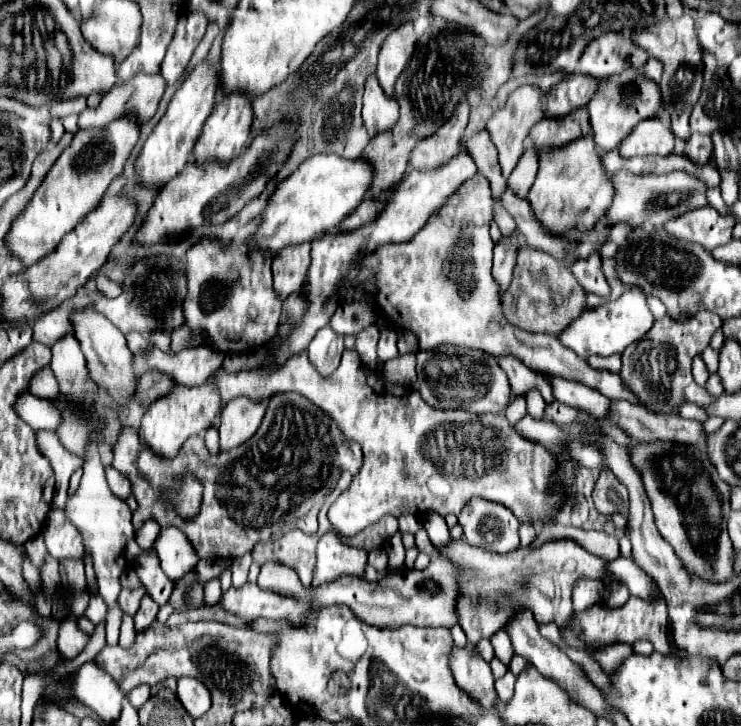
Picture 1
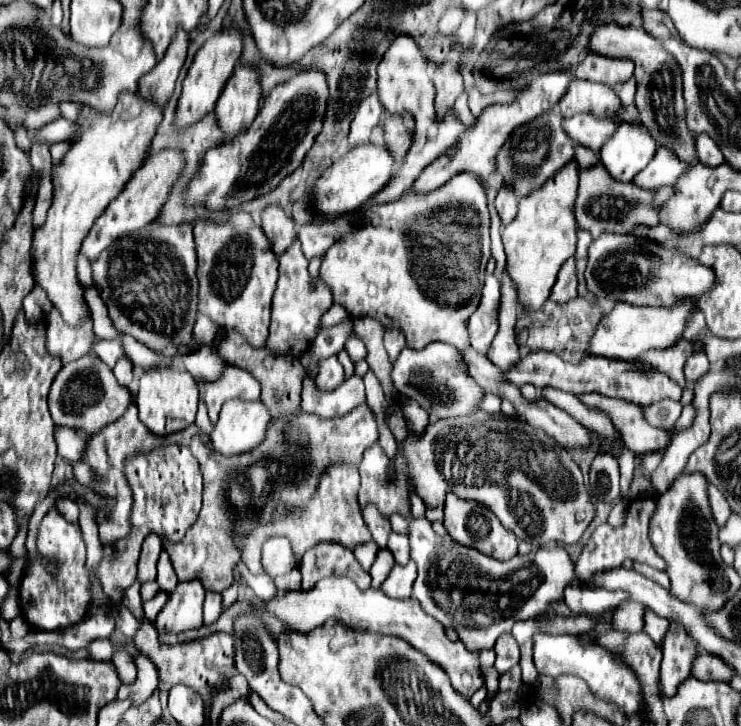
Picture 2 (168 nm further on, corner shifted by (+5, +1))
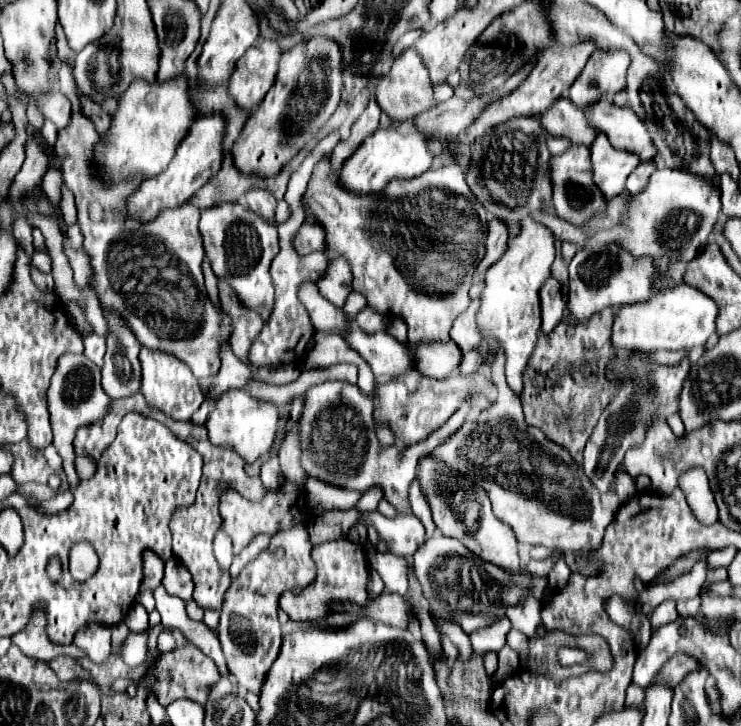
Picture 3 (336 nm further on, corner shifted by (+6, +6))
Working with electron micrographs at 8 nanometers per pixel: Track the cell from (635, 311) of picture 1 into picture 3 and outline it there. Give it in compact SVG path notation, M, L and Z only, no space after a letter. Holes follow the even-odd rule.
M677 284L661 290L649 302L621 306L613 318L611 344L615 350L617 346L627 346L625 330L629 330L629 350L688 350L688 357L693 365L704 353L703 347L695 346L703 346L707 338L715 334L715 316L717 304L709 296L705 296L697 288L691 288L689 284Z

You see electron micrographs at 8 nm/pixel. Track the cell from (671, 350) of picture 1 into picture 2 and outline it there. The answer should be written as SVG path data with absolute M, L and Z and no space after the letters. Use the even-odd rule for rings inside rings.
M680 339L674 347L670 347L670 351L648 351L648 355L642 355L642 359L646 359L646 363L650 363L658 371L666 373L676 383L682 383L682 387L684 387L682 367L686 363L686 357L694 351L698 351L696 345L690 345L686 339Z

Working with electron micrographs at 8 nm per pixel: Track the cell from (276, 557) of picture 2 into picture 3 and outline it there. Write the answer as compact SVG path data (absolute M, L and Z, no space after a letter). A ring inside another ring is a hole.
M295 526L271 536L269 546L247 564L239 578L233 578L225 592L219 640L225 652L227 666L237 678L239 686L253 694L261 694L267 672L281 650L281 626L277 620L277 600L285 590L305 588L315 578L315 564L311 560L311 542L305 526Z

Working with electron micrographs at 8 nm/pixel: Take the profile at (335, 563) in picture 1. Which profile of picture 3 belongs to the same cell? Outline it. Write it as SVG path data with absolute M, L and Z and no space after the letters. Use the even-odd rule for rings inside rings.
M339 538L333 542L325 542L321 546L313 548L313 560L317 566L317 578L313 580L302 592L294 593L292 591L284 592L279 599L279 606L293 618L293 620L309 620L309 618L323 618L329 612L329 602L341 600L341 602L353 602L353 604L367 604L367 558L365 558L365 550L347 540L347 538Z

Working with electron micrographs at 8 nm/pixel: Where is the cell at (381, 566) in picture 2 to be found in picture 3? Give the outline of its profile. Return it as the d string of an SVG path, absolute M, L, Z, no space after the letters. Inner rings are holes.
M371 570L371 574L369 574L369 586L367 586L367 590L369 590L371 598L377 596L377 594L383 594L383 590L385 590L381 576L375 570Z

